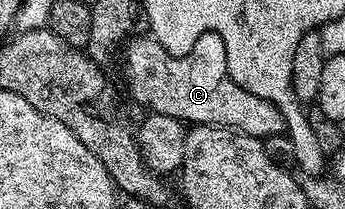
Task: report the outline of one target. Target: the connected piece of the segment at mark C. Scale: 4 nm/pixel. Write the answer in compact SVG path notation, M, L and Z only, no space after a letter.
M209 30L207 34L201 34L191 50L180 55L170 54L153 36L138 37L131 37L121 51L121 54L123 53L122 78L126 81L131 96L143 106L143 111L172 116L178 118L183 124L221 126L259 140L277 138L285 131L286 122L282 118L282 113L271 102L260 100L260 96L252 96L252 92L240 88L236 84L236 80L230 78L226 67L224 40L220 40L220 36L216 32Z

